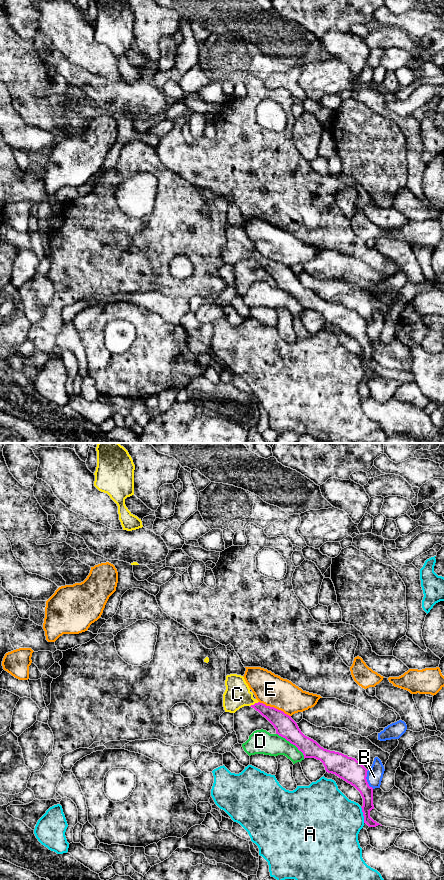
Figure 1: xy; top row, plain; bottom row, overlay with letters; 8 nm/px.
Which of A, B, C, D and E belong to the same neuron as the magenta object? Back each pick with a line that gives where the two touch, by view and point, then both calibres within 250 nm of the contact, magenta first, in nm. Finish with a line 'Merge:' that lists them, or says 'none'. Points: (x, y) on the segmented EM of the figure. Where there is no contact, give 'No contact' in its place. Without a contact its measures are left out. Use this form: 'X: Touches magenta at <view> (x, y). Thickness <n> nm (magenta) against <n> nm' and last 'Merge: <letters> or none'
C: Touches magenta at xy (255, 703). Thickness 140 nm (magenta) against 200 nm
Merge: C

